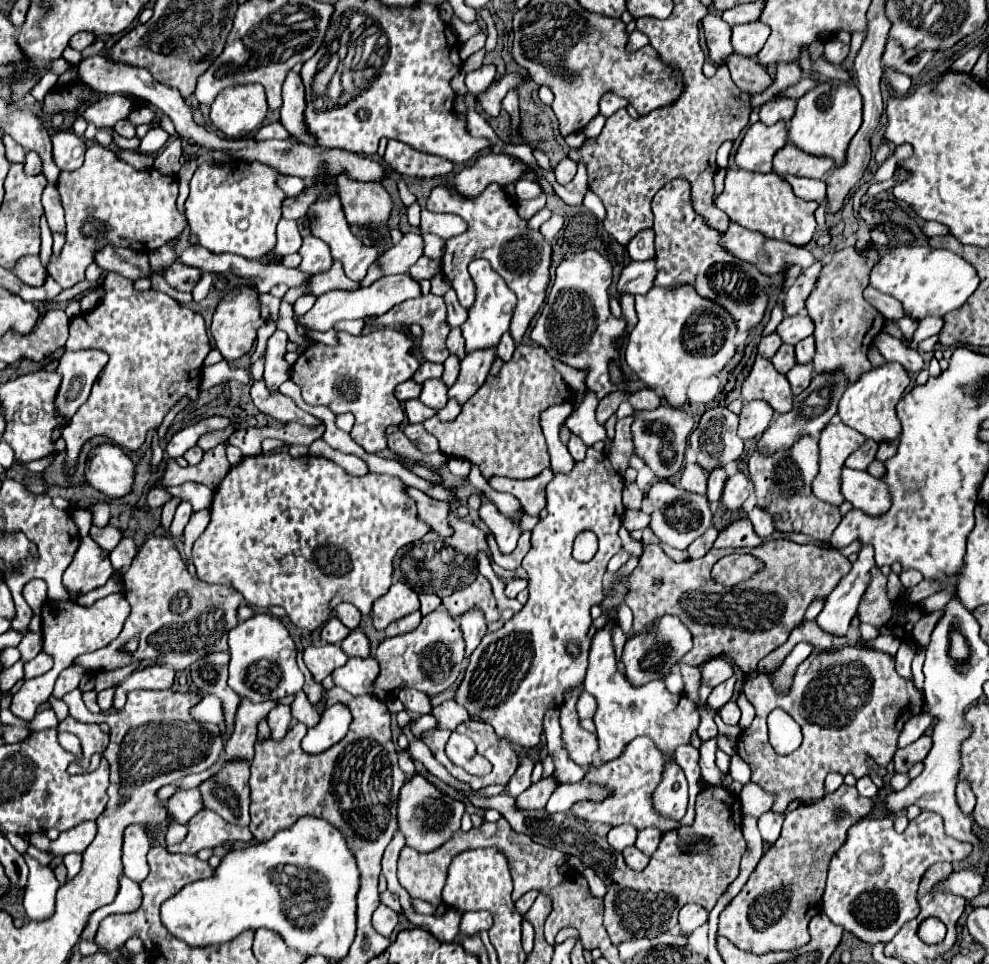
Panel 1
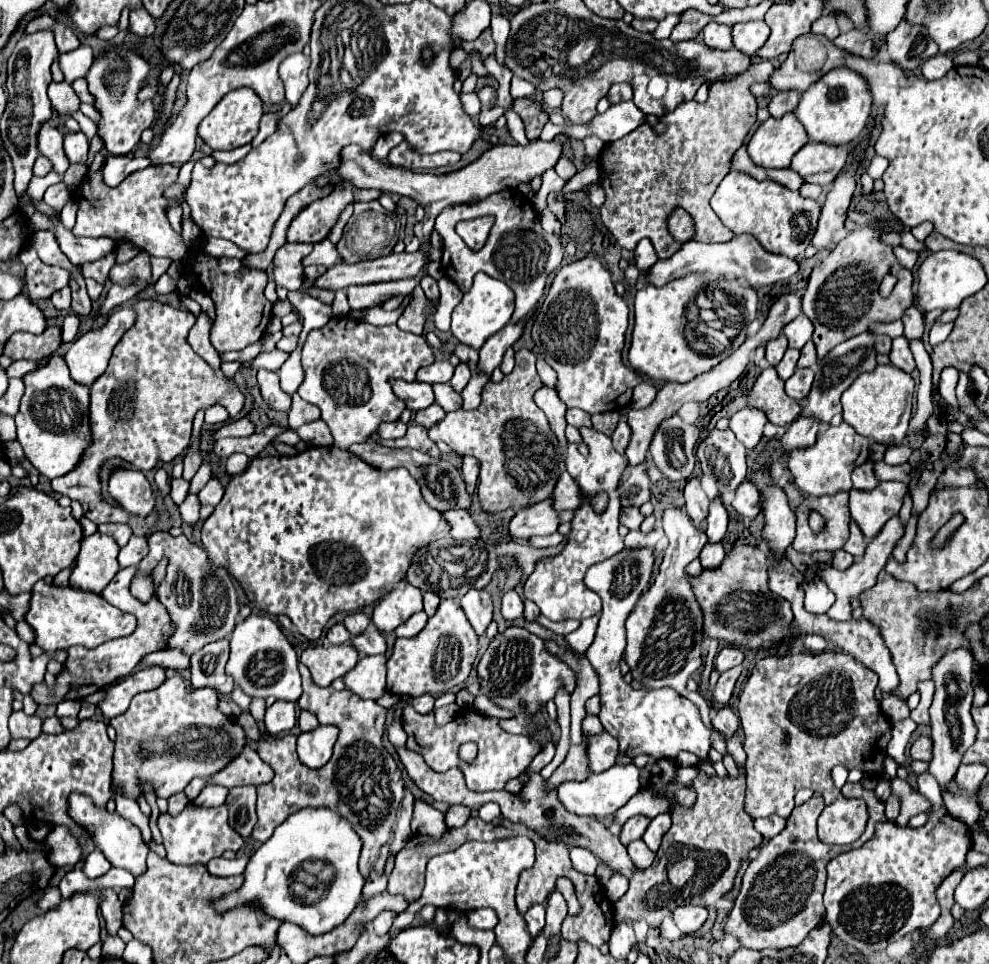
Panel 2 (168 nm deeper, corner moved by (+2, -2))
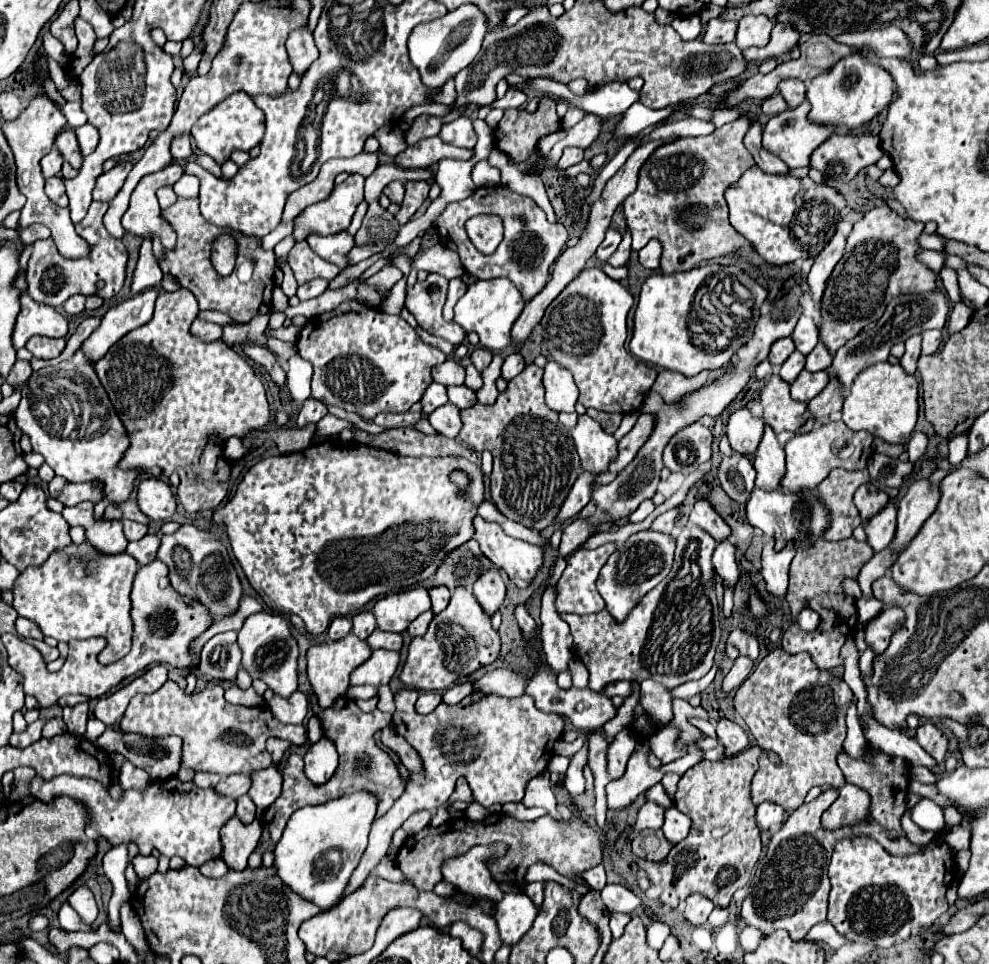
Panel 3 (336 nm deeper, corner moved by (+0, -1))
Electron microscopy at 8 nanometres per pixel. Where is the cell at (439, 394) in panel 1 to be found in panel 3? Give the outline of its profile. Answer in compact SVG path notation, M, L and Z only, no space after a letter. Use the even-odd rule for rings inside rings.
M449 386L447 388L447 398L449 398L451 404L455 404L459 408L469 408L477 402L475 392L467 386Z

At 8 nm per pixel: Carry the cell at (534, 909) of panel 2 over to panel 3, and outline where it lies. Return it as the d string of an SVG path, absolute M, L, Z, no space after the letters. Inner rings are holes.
M531 882L525 886L525 894L533 900L533 904L537 908L541 908L543 904L543 882Z

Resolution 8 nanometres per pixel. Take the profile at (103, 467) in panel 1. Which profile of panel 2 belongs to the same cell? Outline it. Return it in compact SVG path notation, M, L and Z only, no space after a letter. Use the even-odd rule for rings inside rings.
M117 469L109 479L109 495L133 515L147 517L155 511L155 493L141 471Z

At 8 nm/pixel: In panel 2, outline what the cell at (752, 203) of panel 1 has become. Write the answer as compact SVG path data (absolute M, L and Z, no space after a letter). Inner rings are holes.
M731 171L725 175L711 199L711 207L719 219L735 231L735 235L749 233L769 253L787 255L791 259L805 253L821 215L819 199L805 199L799 191L789 191L775 181L757 181L743 171Z

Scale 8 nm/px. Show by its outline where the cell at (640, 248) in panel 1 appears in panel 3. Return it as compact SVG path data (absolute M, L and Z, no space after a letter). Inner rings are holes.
M657 240L647 242L647 246L639 250L639 262L649 270L659 268L659 258L661 258L661 244Z

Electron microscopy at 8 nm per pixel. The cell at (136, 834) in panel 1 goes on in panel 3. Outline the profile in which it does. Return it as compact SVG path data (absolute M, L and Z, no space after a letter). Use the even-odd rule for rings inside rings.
M39 776L31 782L29 790L41 802L53 802L53 798L73 798L87 808L87 828L93 828L101 838L105 838L111 846L131 844L135 842L139 854L147 856L153 848L171 858L173 854L181 856L191 866L203 866L205 862L219 858L223 852L221 844L221 828L235 814L235 800L221 798L215 790L195 788L193 782L181 784L175 778L153 782L145 794L125 790L123 800L115 802L109 798L107 788L91 778L73 778L73 776L57 776L51 782L41 780Z

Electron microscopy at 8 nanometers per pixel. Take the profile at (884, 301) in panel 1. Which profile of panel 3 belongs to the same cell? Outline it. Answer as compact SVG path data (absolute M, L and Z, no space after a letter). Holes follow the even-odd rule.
M923 330L921 332L923 344L921 344L921 352L923 354L935 354L941 346L941 332L939 330Z

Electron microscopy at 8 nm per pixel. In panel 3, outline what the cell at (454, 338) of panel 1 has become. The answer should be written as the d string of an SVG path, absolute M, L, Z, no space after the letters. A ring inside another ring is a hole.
M475 348L473 352L471 352L471 362L473 362L473 366L481 372L483 368L487 368L489 366L489 362L491 362L491 350L485 350L485 348Z

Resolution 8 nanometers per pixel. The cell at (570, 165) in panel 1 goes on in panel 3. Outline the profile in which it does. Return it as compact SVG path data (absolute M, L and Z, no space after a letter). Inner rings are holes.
M567 148L567 150L563 152L557 168L563 168L563 170L565 170L565 168L569 168L569 166L579 164L581 160L583 160L583 150L581 150L581 148Z

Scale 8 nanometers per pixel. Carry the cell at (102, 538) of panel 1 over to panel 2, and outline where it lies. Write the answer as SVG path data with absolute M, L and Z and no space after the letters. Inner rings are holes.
M105 523L105 525L99 525L99 531L111 535L111 537L119 543L119 547L123 547L123 545L129 541L129 537L133 535L133 531L131 531L129 525L117 525L117 523Z

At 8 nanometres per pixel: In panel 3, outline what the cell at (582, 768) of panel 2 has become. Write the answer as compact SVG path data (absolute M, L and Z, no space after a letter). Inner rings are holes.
M593 732L589 736L589 752L587 752L587 766L591 768L593 776L595 776L595 820L599 824L599 828L603 830L606 824L607 802L605 802L605 786L609 782L607 776L607 740L601 732Z

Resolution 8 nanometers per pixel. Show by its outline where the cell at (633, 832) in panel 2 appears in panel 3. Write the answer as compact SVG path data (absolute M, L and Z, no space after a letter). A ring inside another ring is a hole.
M647 802L641 806L639 814L637 814L637 822L635 822L635 832L641 832L641 830L657 830L661 828L663 824L663 814L665 814L665 808L653 804L653 802Z

